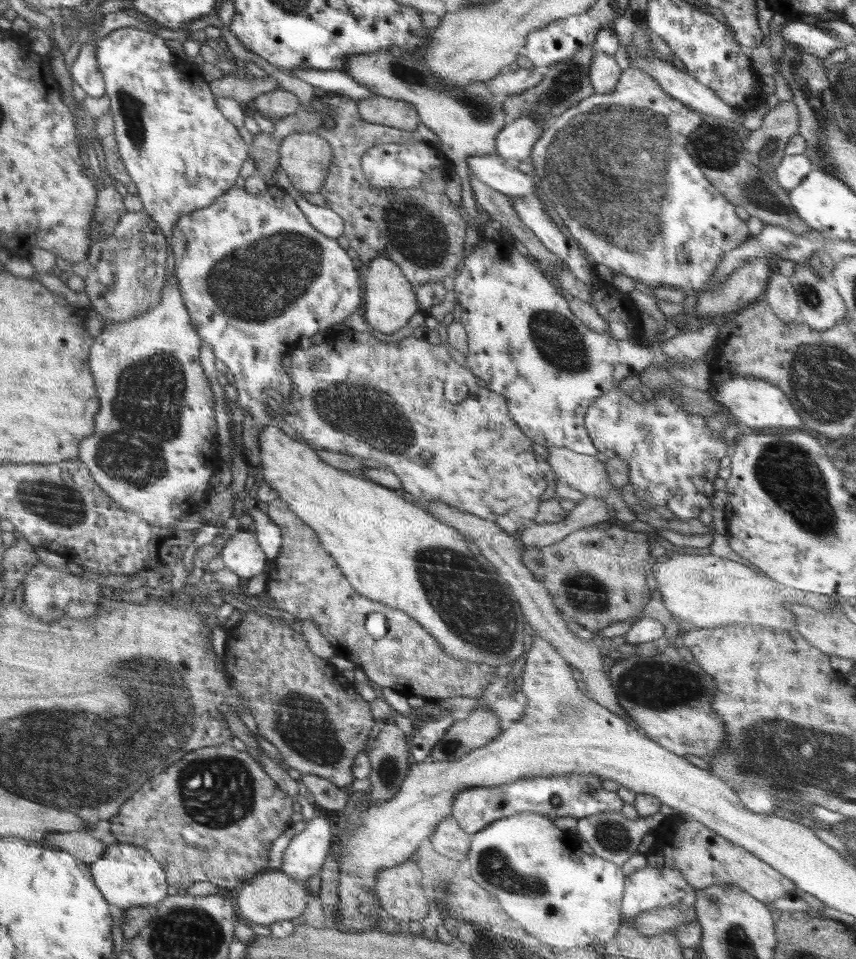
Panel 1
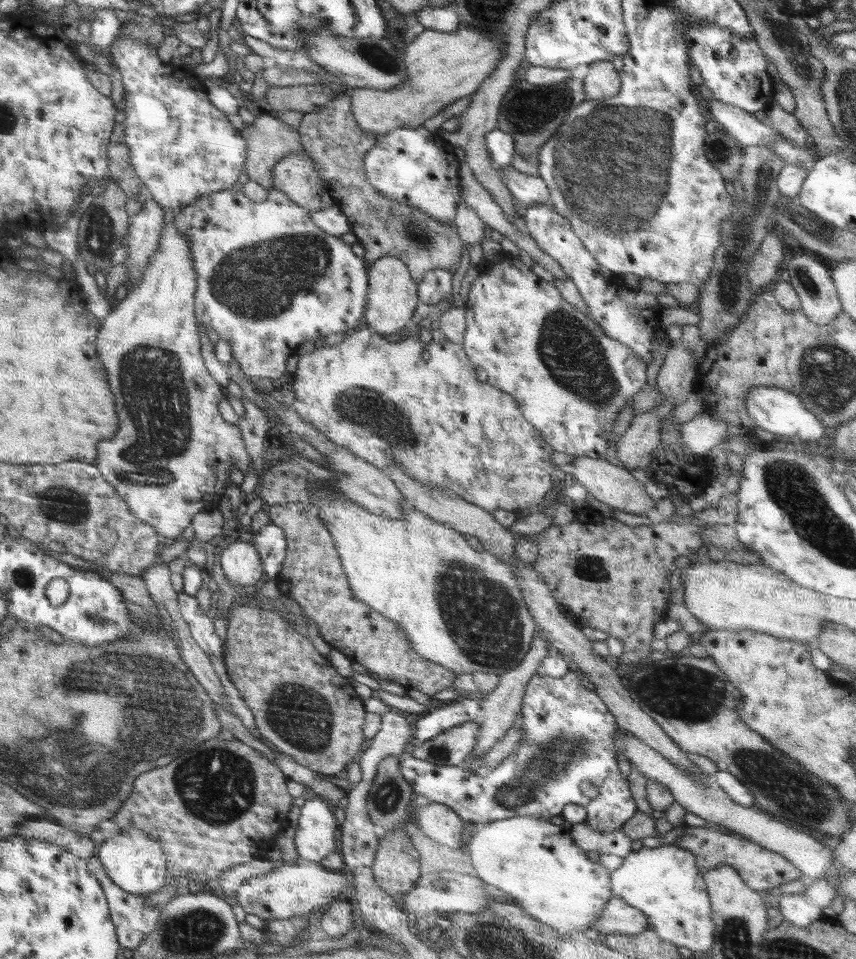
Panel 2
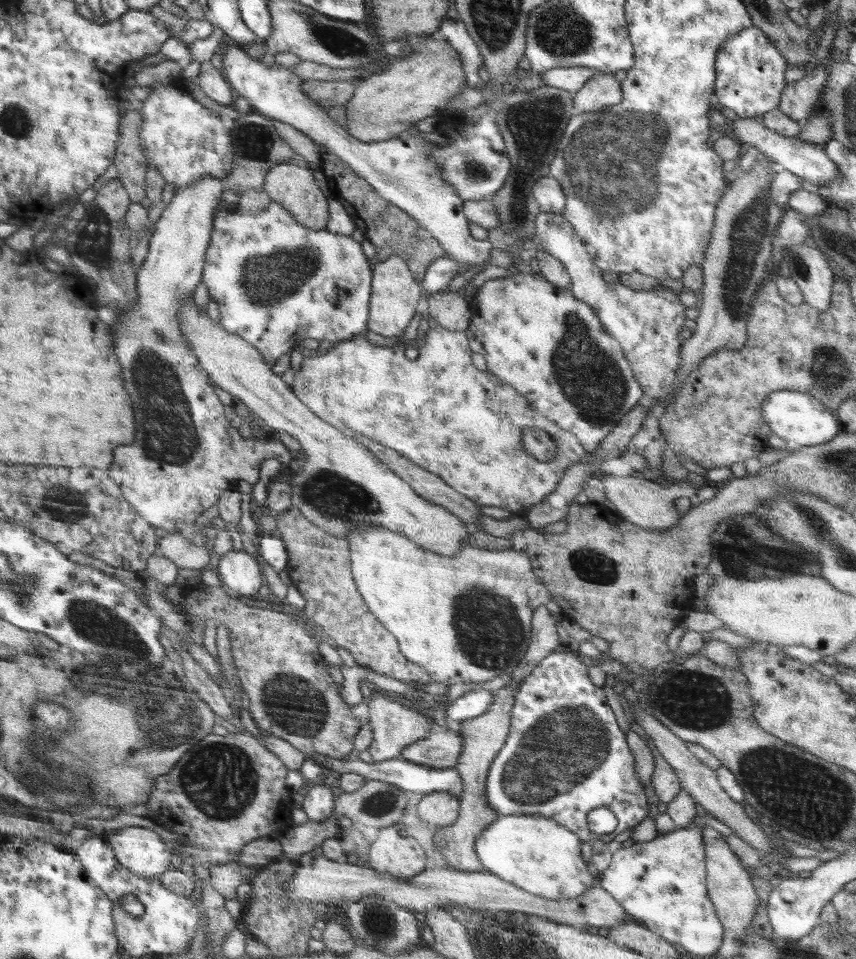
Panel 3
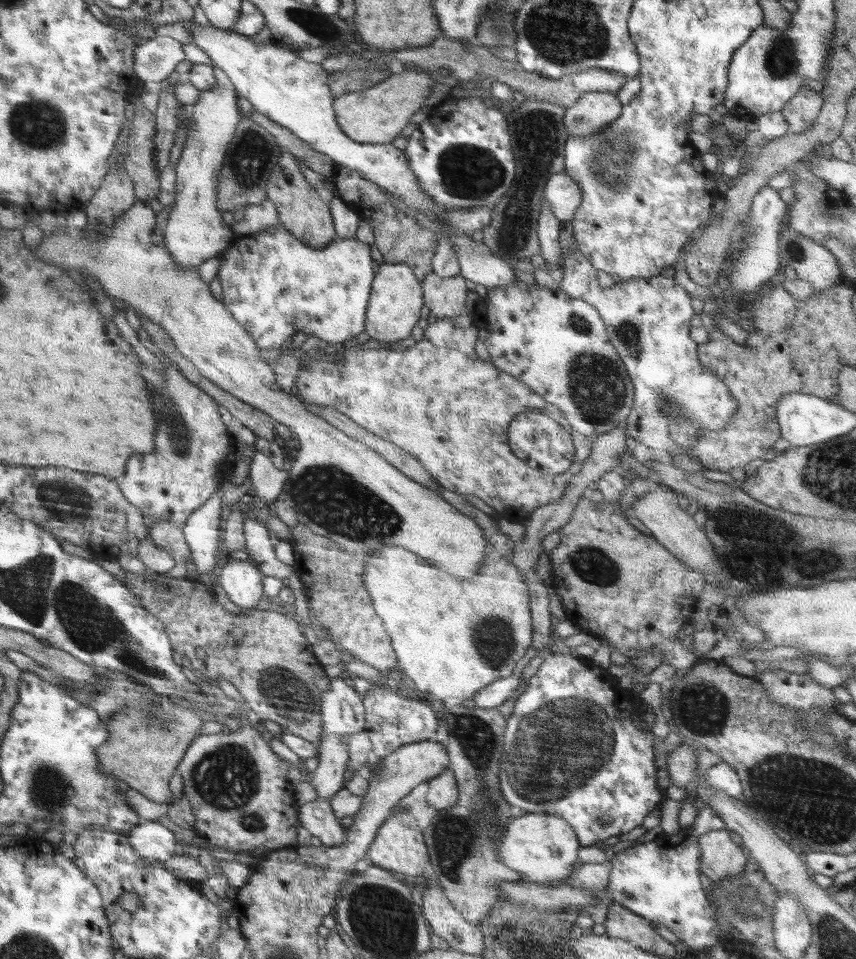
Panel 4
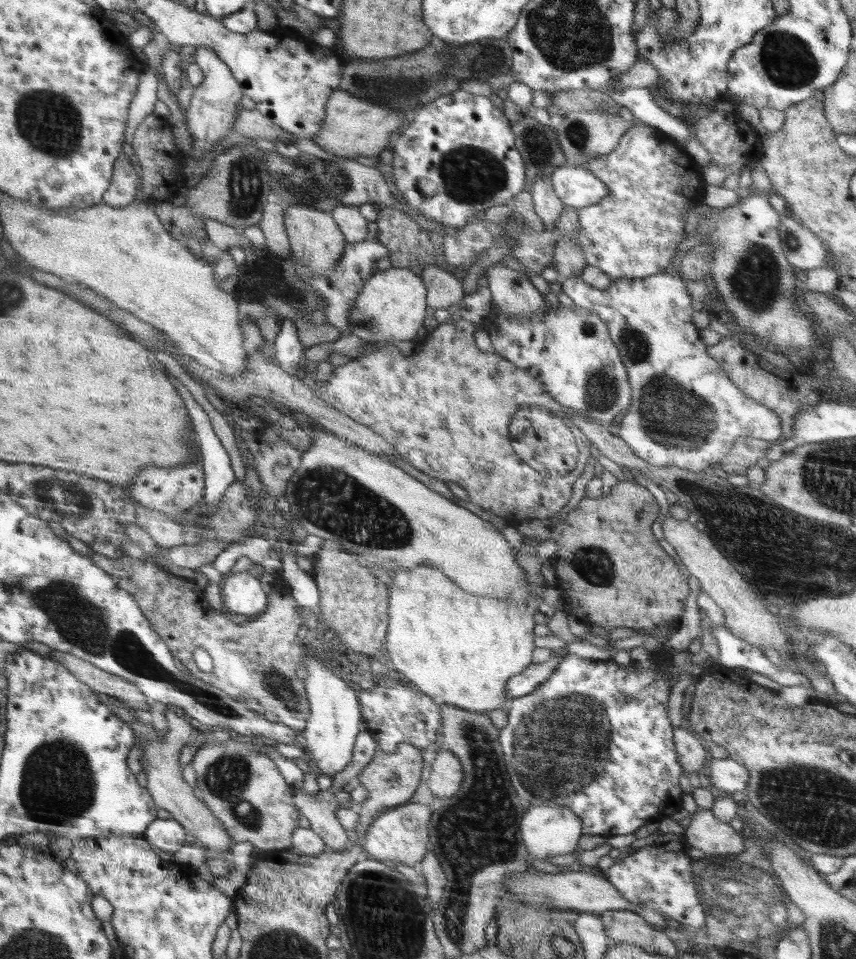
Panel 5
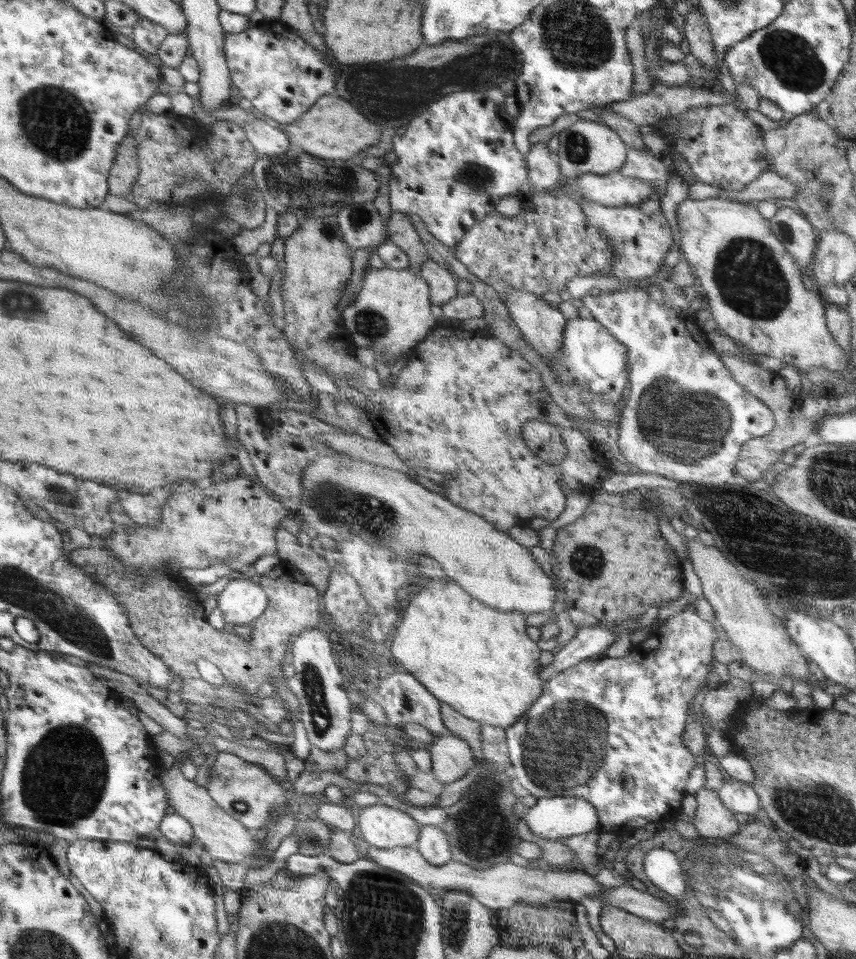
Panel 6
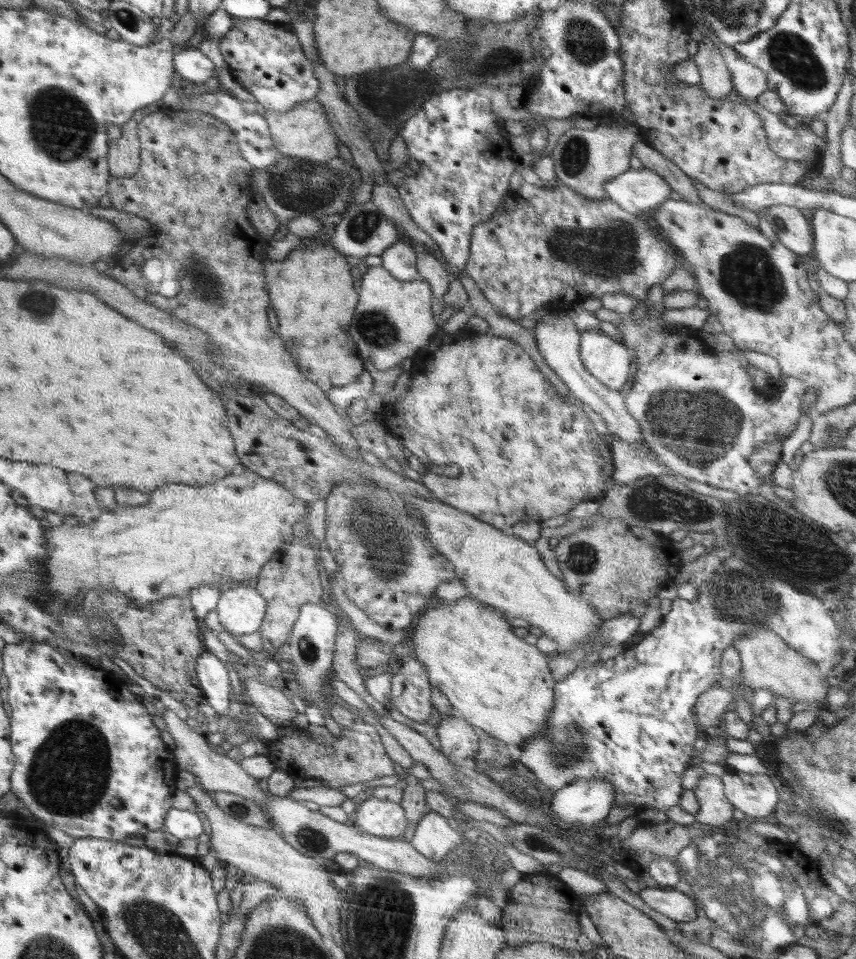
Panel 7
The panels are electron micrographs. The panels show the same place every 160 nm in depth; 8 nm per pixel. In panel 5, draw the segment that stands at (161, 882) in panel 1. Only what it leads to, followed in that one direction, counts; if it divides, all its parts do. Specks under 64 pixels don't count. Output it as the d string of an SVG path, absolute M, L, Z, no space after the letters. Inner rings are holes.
M155 818L150 825L147 826L146 832L141 835L152 846L160 848L166 852L174 852L182 847L184 838L184 828L178 824L176 819L160 819Z

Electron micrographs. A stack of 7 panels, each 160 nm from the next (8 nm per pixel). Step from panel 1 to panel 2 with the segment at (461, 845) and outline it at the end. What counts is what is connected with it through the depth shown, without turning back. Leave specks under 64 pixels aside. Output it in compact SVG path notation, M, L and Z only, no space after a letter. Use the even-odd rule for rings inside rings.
M439 802L415 807L414 822L432 840L454 850L463 847L463 820L449 806Z

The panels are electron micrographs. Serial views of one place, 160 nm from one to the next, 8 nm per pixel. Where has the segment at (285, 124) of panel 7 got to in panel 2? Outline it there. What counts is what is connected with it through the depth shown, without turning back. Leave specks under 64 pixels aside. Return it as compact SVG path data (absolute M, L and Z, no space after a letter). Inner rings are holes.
M461 24L452 34L426 29L402 53L407 78L398 87L349 92L353 117L365 133L383 135L397 128L418 128L448 105L476 93L486 77L490 77L498 67L502 44L498 44L498 38L484 34L478 27Z

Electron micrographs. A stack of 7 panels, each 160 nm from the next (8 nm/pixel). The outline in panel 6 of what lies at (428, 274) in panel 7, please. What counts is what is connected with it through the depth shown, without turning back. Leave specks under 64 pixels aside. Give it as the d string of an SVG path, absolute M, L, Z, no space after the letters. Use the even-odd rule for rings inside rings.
M429 259L421 266L419 275L428 283L431 305L442 307L457 295L458 279L443 264Z

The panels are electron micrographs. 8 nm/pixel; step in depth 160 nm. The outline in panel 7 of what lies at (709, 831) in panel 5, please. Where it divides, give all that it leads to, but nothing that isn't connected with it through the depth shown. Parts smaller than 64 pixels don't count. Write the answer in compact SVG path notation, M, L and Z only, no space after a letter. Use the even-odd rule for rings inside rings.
M703 774L694 794L699 802L699 811L695 814L695 822L723 828L733 819L733 806L725 797L724 786L720 776Z

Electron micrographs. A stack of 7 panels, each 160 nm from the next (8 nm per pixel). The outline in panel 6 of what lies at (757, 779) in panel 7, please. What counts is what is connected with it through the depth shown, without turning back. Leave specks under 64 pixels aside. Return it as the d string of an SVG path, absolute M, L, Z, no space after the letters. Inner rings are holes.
M726 777L720 788L719 799L722 804L733 813L755 814L760 806L760 799L752 784Z

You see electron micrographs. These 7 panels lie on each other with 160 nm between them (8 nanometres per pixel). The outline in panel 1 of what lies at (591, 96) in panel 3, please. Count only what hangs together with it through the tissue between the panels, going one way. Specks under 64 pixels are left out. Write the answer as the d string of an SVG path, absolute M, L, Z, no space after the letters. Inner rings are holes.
M595 52L588 76L594 92L604 94L615 90L623 71L619 68L614 55Z

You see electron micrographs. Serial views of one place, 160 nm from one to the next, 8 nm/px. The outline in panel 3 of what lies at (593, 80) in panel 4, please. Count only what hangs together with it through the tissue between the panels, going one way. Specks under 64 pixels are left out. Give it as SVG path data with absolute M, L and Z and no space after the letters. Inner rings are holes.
M587 67L554 68L540 74L541 80L554 89L563 89L570 94L576 94L598 70Z

